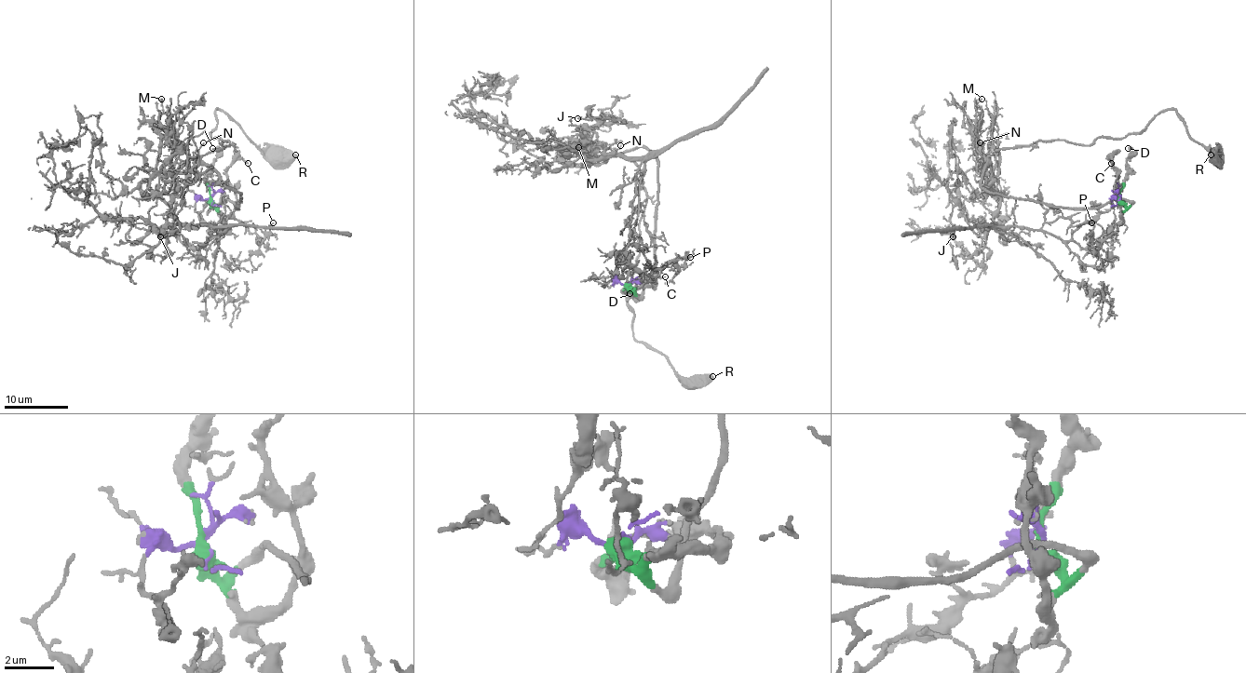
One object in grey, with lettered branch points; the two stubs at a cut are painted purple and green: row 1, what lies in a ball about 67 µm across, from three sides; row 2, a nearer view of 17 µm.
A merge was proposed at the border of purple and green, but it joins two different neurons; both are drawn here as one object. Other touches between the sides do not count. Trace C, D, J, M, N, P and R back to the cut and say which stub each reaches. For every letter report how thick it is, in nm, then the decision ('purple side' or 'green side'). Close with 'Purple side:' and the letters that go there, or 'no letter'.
C: 160 nm | green side
D: 280 nm | green side
J: 160 nm | purple side
M: 90 nm | green side
N: 130 nm | green side
P: 140 nm | purple side
R: 650 nm | green side
Purple side: J, P

